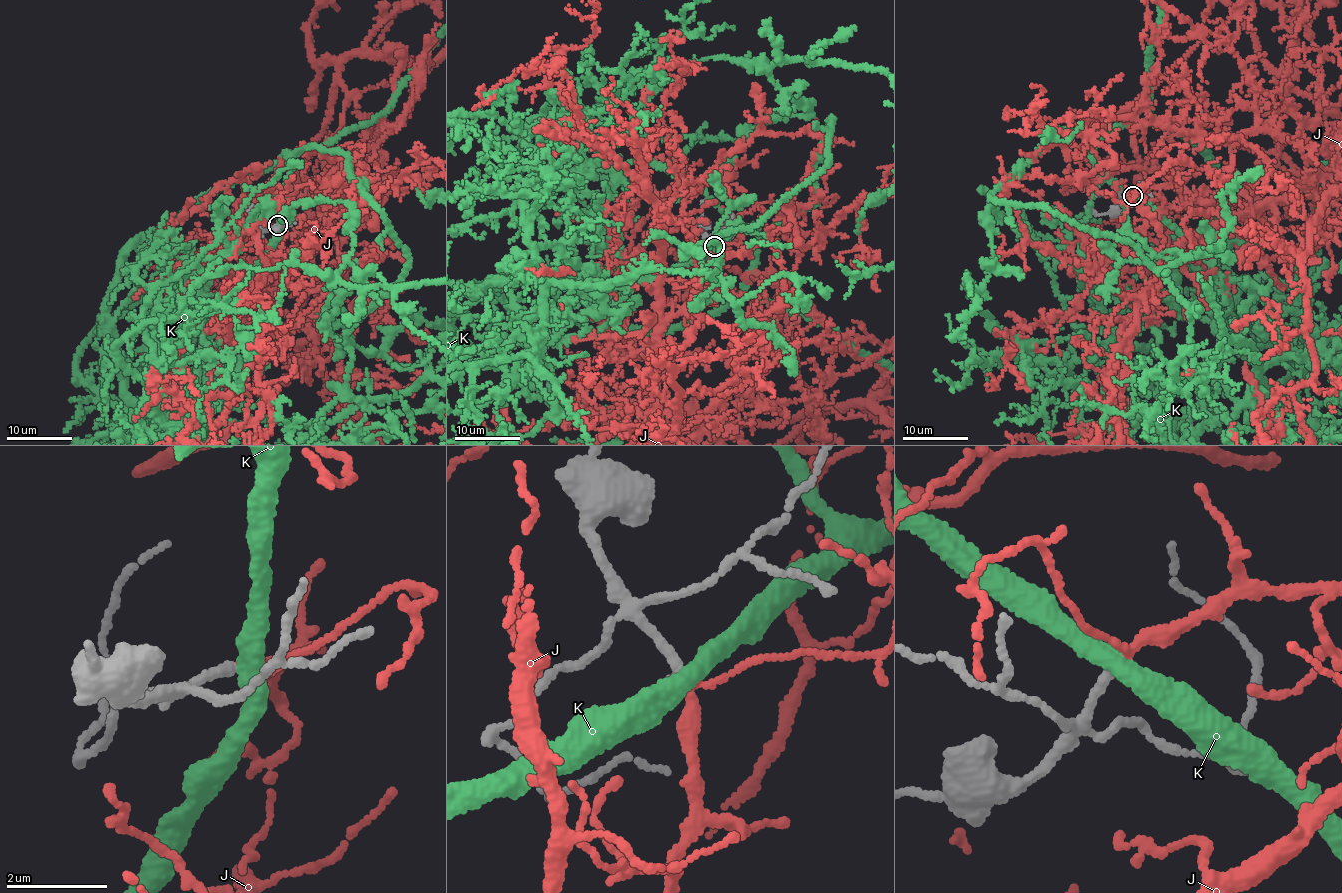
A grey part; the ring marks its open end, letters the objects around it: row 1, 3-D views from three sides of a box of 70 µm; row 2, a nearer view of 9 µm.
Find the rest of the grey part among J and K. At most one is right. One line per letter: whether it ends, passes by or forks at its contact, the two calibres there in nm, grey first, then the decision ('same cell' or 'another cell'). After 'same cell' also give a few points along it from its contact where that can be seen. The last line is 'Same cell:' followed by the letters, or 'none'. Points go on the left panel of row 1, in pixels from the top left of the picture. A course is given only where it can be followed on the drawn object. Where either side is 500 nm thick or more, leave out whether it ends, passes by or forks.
J: it passes by; calibres 200 and 170 nm; same cell
K: it passes by; calibres 200 and 440 nm; another cell
Same cell: J

